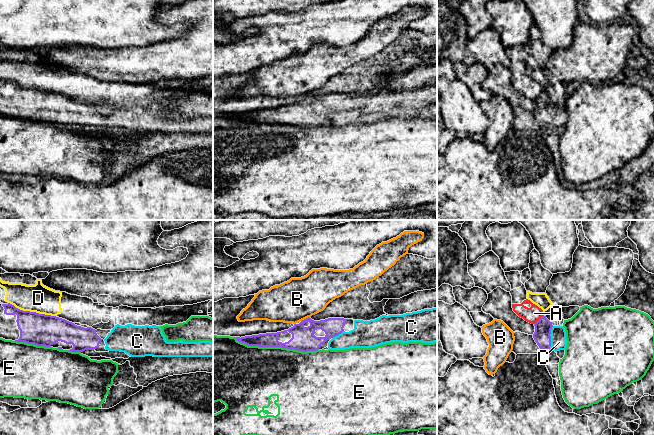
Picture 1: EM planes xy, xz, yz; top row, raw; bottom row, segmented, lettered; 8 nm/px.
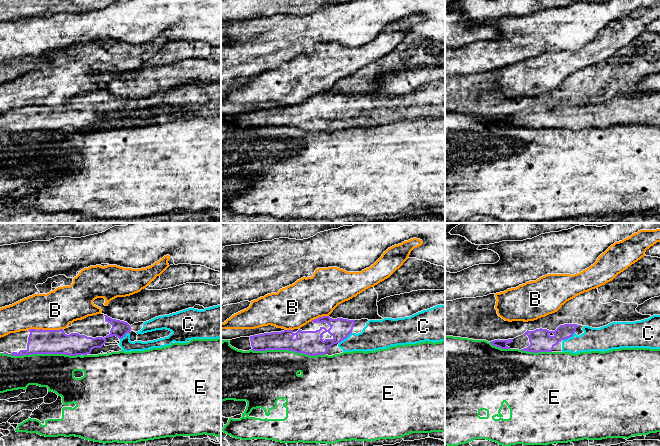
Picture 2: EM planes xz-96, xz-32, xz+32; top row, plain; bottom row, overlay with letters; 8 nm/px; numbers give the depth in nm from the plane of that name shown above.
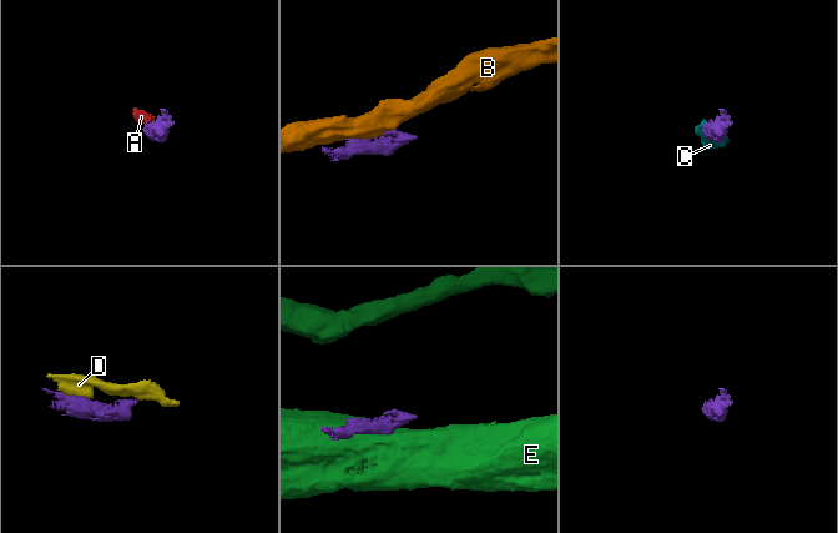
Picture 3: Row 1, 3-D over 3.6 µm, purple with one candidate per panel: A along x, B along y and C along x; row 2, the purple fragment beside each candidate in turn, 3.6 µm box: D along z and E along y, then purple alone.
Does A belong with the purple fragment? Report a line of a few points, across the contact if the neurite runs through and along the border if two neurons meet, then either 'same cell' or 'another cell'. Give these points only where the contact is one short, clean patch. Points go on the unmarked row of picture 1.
line yz (543, 90), (534, 100); another cell

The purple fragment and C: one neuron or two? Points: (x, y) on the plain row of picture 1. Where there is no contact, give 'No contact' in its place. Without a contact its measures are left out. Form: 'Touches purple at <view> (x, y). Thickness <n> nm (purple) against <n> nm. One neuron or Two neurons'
Touches purple at yz (550, 114). Thickness 130 nm (purple) against 130 nm. One neuron

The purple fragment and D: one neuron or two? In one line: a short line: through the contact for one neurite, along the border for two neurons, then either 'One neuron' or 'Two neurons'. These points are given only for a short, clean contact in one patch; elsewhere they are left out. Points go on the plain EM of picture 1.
Line: xy (8, 78), (23, 86), (55, 92). Two neurons

